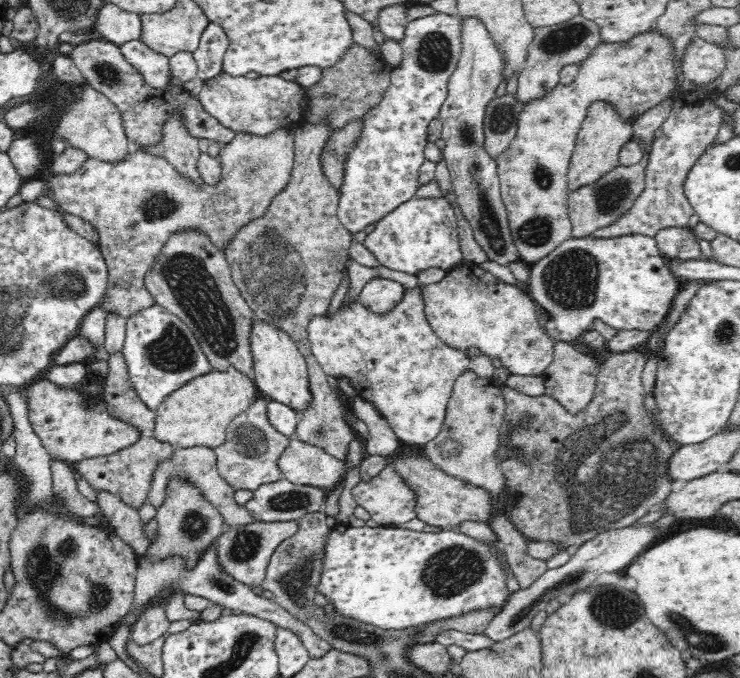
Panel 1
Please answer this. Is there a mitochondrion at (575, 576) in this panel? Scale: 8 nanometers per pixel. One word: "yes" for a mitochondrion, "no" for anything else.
yes

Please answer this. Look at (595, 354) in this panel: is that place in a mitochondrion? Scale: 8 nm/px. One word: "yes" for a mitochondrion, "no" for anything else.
no

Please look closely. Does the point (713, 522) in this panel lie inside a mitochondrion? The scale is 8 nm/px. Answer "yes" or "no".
no

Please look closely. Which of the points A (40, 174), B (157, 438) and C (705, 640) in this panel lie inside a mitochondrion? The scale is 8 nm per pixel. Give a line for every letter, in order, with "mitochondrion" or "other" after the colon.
A: other
B: other
C: mitochondrion

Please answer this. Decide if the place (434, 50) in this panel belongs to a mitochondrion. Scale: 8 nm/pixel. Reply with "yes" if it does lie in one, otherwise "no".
yes

